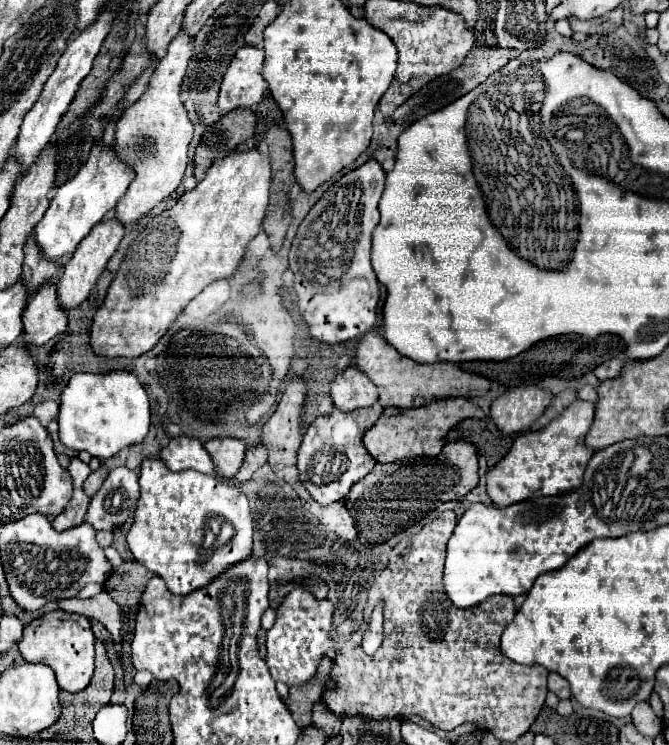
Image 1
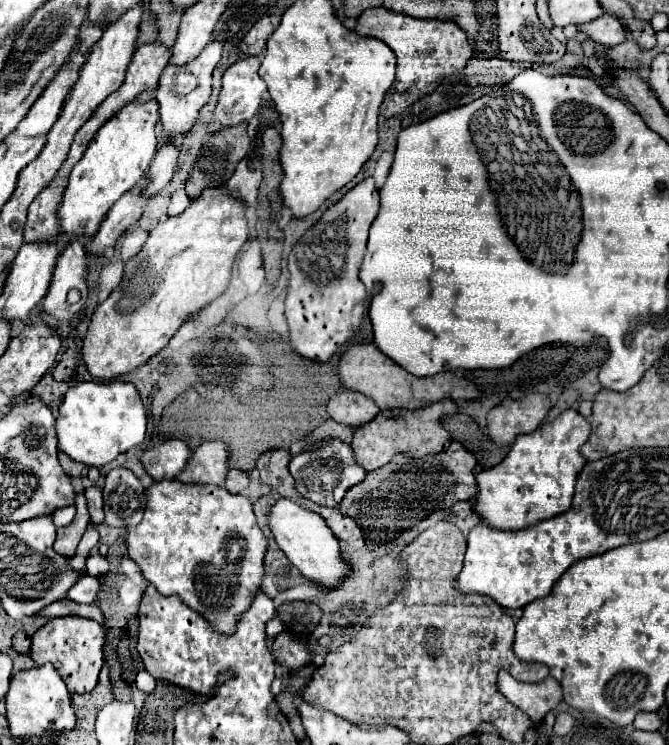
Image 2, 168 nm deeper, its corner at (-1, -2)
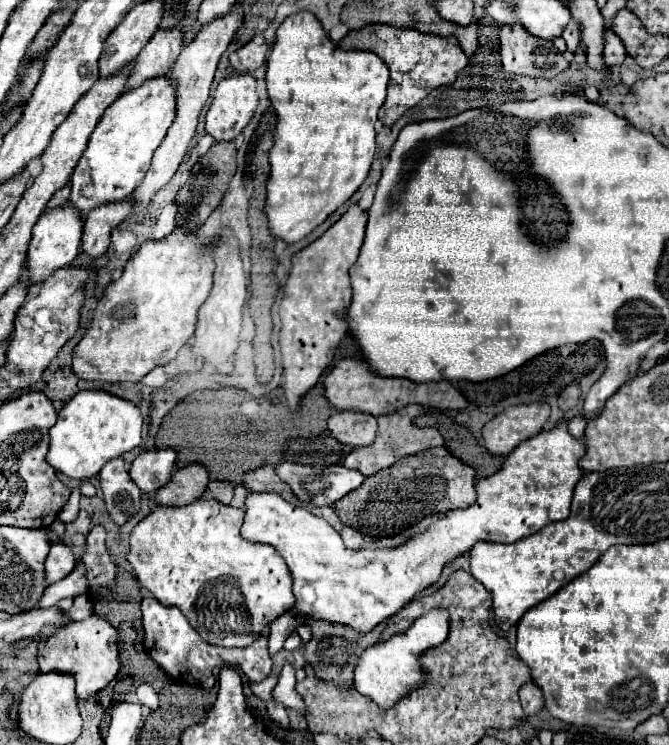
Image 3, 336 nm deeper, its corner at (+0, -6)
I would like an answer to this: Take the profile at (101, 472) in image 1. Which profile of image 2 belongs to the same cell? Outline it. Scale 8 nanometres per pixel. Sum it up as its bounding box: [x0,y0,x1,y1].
[85,486,105,524]

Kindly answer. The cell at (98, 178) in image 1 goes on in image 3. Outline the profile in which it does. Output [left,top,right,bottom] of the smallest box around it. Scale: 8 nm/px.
[70,76,174,214]

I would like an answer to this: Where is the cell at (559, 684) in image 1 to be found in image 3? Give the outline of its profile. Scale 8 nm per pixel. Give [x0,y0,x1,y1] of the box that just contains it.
[518,682,544,718]

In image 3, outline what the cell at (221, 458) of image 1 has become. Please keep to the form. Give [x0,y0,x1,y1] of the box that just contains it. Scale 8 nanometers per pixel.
[154,464,208,506]

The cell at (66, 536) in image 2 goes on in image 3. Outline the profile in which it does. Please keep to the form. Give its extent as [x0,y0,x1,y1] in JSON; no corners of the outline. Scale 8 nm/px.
[46,542,76,584]

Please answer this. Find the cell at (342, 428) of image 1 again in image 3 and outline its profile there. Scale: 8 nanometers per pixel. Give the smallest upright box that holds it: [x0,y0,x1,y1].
[276,462,364,506]

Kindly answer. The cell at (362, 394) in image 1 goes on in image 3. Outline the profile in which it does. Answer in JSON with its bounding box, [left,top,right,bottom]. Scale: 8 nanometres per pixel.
[328,410,376,446]

